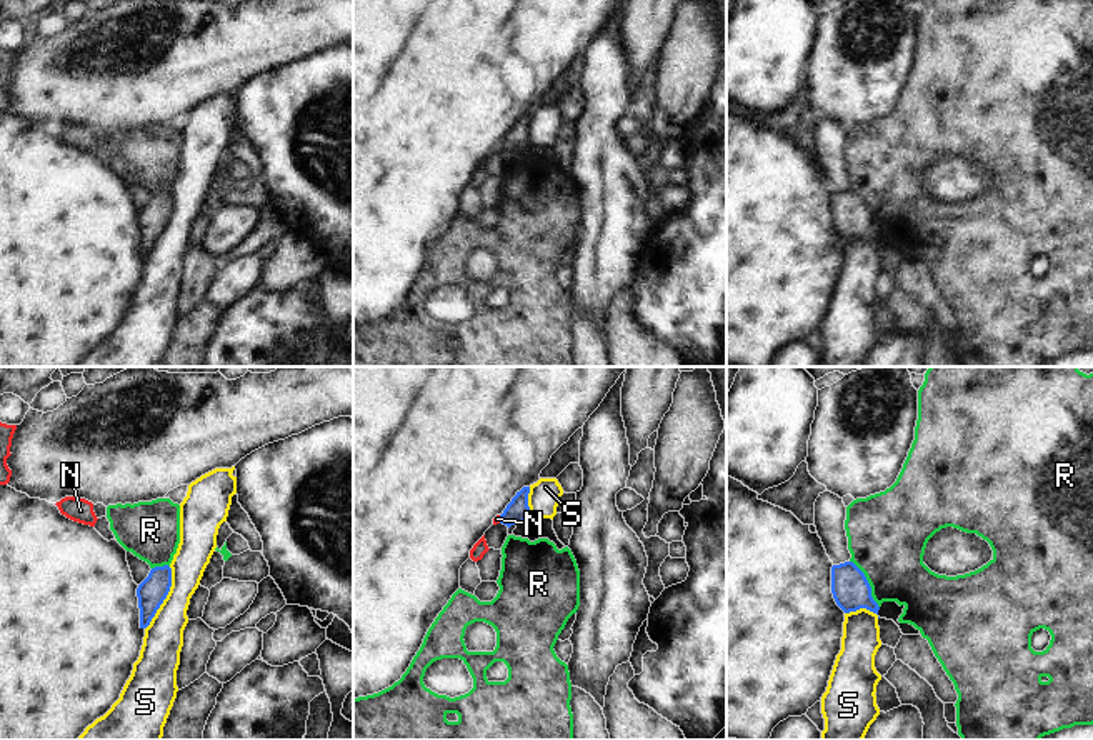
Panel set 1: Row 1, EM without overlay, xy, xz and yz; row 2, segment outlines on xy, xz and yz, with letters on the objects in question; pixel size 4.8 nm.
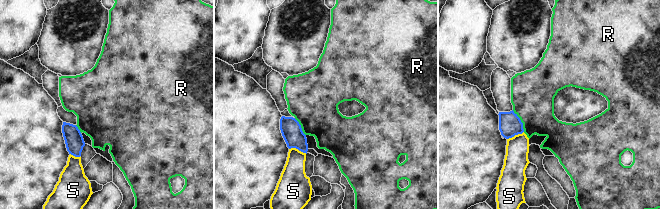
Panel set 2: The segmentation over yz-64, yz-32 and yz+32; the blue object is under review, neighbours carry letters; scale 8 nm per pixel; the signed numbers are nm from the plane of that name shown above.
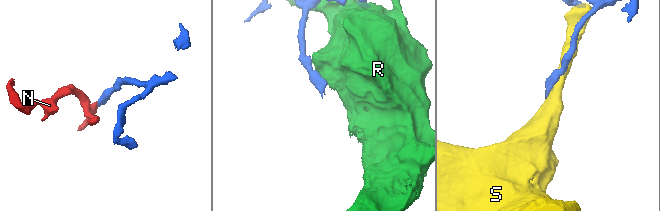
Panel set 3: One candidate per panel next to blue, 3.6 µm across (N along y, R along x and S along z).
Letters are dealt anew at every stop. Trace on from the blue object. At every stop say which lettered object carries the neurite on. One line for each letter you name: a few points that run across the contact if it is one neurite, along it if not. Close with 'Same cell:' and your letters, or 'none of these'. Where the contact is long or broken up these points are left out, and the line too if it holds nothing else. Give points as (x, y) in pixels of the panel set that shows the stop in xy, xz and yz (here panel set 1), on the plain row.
Same cell: none of these

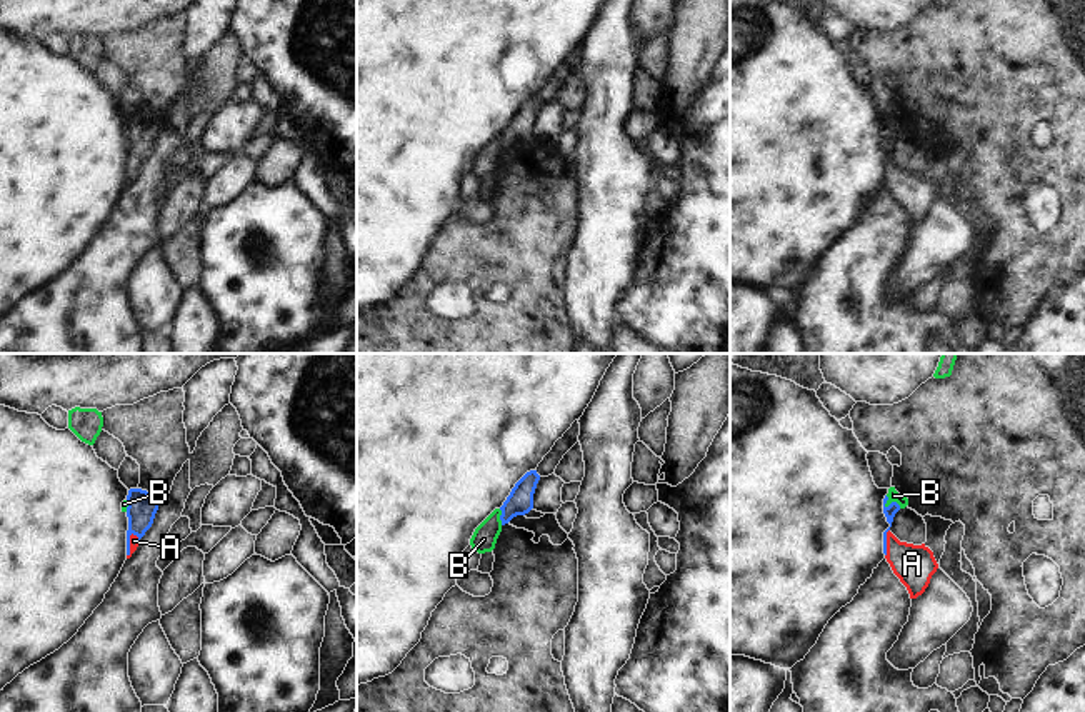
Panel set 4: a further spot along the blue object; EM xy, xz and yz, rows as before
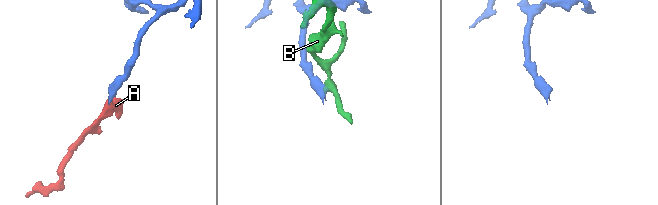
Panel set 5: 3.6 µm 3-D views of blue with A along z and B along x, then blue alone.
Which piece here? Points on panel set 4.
A: Line: yz (894, 134), (885, 169), (912, 190)
Same cell: A

